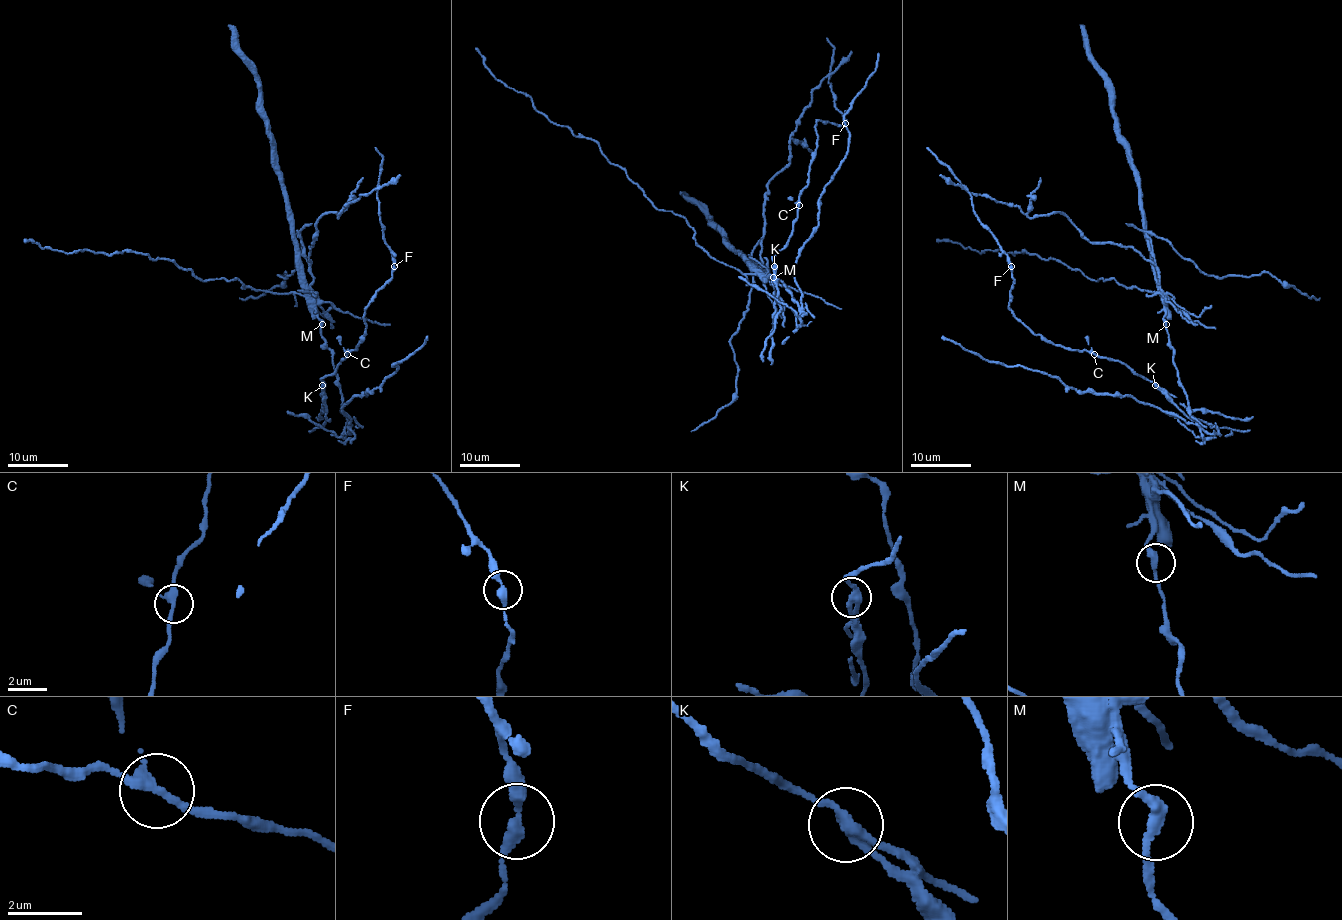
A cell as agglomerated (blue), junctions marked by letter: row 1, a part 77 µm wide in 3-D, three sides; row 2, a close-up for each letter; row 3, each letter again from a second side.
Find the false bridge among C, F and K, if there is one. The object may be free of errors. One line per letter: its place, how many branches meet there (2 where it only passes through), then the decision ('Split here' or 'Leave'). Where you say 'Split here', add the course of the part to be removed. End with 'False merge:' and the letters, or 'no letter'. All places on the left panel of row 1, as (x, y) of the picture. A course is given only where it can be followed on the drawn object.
C: Place: (347, 354). Branches: 2. Leave
F: Place: (394, 266). Branches: 2. Leave
K: Place: (322, 385). Branches: 2. Split here. Course of the part to remove: (322, 385), (326, 429), (350, 441), (332, 352), (298, 293), (24, 239)
False merge: K

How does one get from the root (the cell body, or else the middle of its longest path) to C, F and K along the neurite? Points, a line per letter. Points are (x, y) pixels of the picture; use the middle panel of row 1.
C: (769, 183), (790, 162), (790, 135), (811, 92), (827, 76), (845, 123), (817, 123), (815, 156), (799, 205)
F: (769, 183), (790, 162), (790, 135), (809, 105), (811, 92), (827, 76), (835, 106), (845, 123)
K: (769, 183), (790, 162), (790, 135), (827, 76), (845, 123), (817, 123), (809, 181), (773, 267)

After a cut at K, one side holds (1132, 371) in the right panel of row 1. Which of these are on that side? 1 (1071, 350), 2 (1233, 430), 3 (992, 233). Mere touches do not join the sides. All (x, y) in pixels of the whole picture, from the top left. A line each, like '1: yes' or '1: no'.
1: yes
2: no
3: yes

